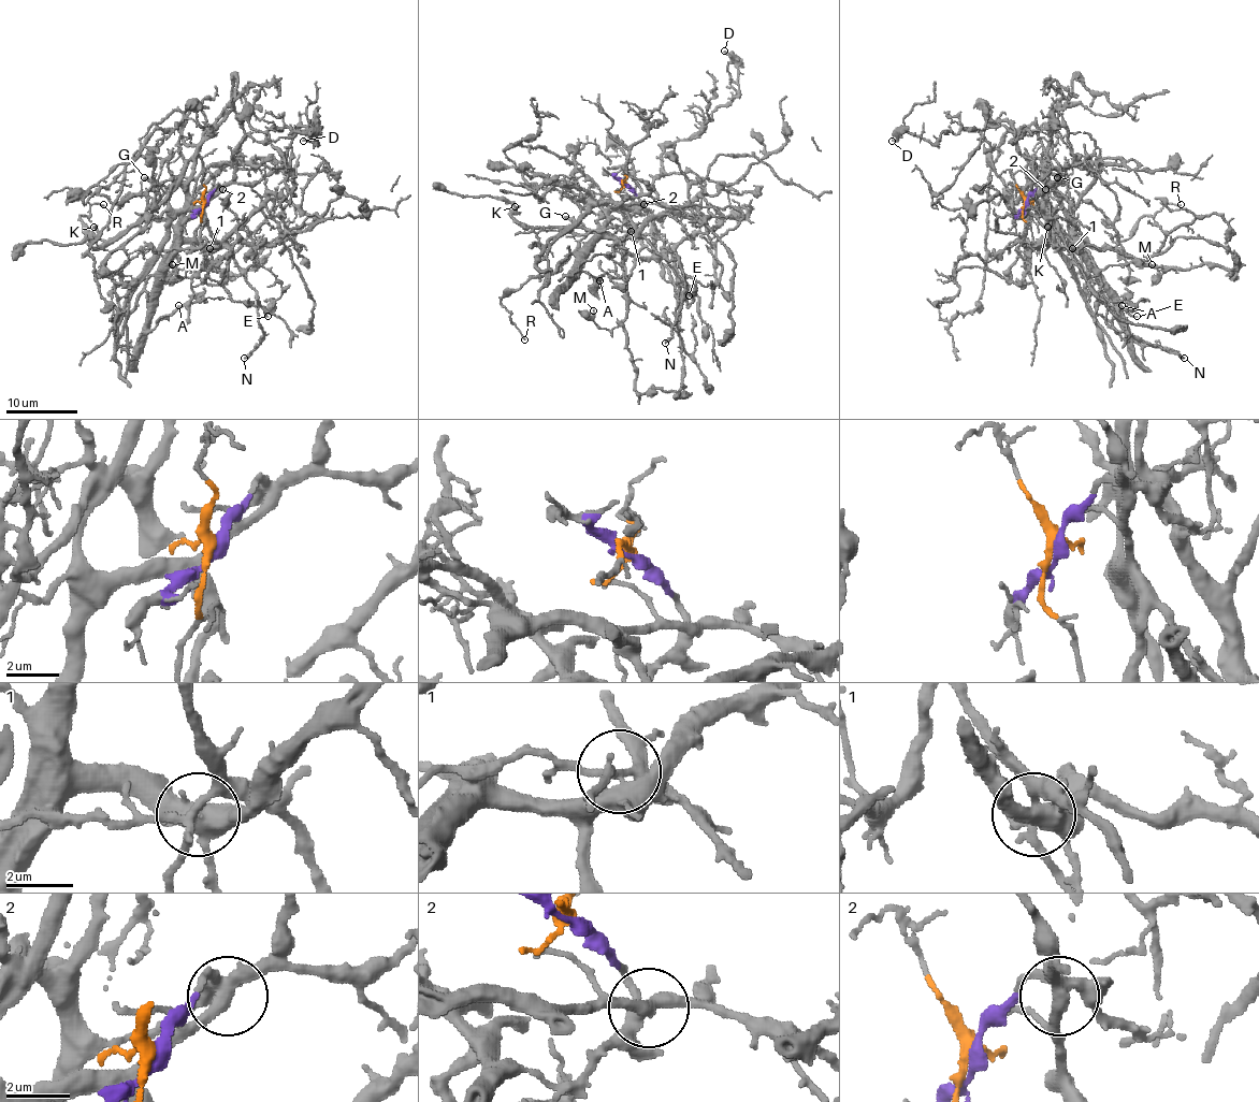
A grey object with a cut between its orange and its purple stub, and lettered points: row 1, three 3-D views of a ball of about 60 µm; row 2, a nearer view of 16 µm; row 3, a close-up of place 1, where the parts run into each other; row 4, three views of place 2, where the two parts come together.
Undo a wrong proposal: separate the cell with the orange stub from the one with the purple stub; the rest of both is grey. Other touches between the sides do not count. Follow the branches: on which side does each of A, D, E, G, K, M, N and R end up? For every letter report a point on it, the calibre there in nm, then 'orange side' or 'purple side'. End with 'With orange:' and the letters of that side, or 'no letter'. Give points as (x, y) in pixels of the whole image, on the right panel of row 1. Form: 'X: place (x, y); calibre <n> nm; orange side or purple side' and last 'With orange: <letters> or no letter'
A: place (1122, 305); calibre 110 nm; orange side
D: place (892, 141); calibre 180 nm; orange side
E: place (1137, 316); calibre 130 nm; orange side
G: place (1057, 177); calibre 300 nm; purple side
K: place (1047, 227); calibre 190 nm; purple side
M: place (1152, 264); calibre 200 nm; purple side
N: place (1184, 358); calibre 280 nm; orange side
R: place (1181, 204); calibre 150 nm; purple side
With orange: A, D, E, N

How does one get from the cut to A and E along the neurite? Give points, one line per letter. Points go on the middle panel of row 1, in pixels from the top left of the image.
A: (625, 183), (617, 191), (634, 229), (612, 247), (614, 255), (595, 255), (579, 266), (601, 280)
E: (625, 183), (617, 191), (623, 199), (622, 204), (634, 229), (666, 260), (677, 258), (690, 295)

